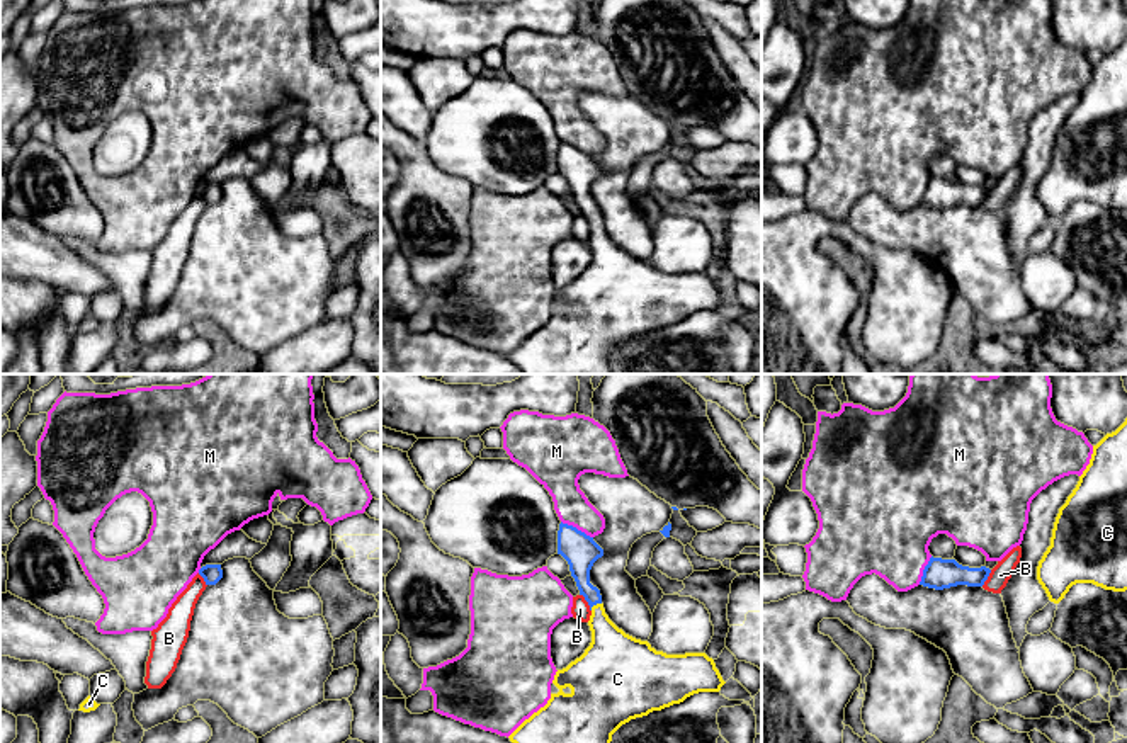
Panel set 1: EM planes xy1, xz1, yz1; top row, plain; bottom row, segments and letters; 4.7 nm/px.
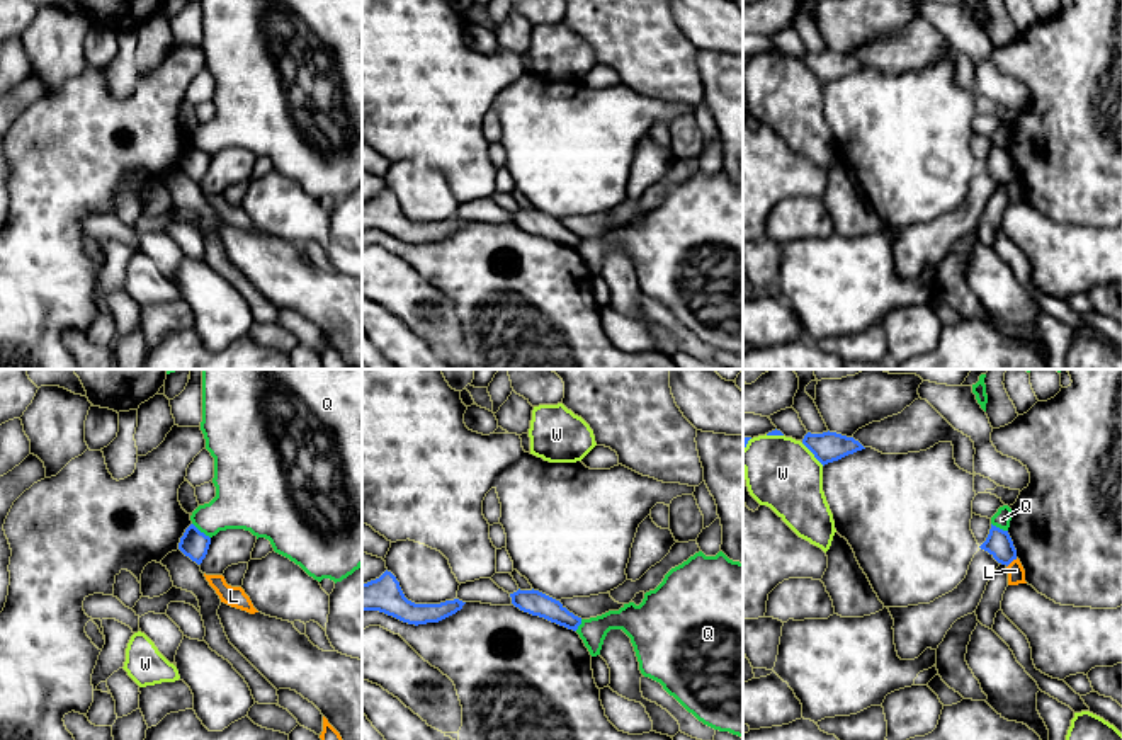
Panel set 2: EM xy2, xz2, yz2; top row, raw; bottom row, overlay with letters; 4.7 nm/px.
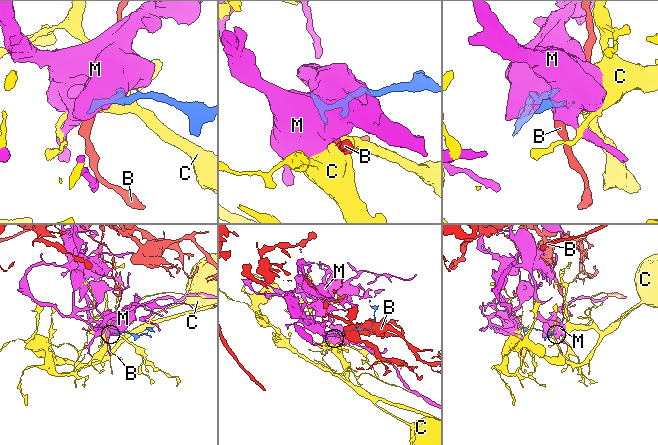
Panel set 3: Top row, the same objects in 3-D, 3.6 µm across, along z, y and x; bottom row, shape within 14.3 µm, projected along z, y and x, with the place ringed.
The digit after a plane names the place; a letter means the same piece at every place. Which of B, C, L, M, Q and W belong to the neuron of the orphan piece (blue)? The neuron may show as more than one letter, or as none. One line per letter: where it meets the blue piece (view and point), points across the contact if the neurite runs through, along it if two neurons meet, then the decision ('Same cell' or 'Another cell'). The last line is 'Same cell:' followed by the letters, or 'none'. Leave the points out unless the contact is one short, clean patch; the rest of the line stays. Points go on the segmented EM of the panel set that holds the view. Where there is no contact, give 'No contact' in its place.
B: Touches blue at xz1 (587, 601). Boundary: xz1 (580, 594), (590, 611). Another cell
C: Touches blue at xz1 (595, 604). Path across: xz1 (582, 553), (582, 582), (595, 604), (599, 623), (612, 653). Same cell
L: Touches blue at yz2 (1012, 560). Another cell
M: Touches blue at xz1 (575, 527). Another cell
Q: Touches blue at xy2 (199, 531). Another cell
W: Touches blue at yz2 (813, 453). Another cell
Same cell: C

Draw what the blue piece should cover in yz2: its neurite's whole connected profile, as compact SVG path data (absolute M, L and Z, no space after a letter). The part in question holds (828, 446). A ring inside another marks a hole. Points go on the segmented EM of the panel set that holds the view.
M830 430L823 434L808 432L802 439L802 444L814 454L814 458L823 466L865 449L853 437L847 437Z

